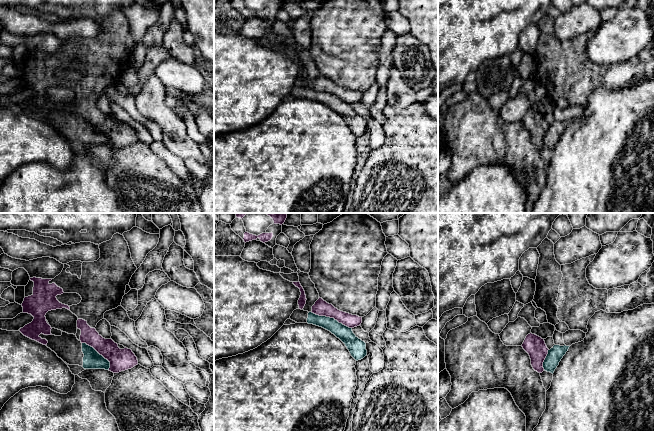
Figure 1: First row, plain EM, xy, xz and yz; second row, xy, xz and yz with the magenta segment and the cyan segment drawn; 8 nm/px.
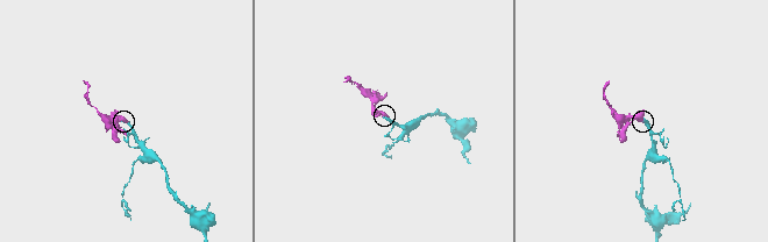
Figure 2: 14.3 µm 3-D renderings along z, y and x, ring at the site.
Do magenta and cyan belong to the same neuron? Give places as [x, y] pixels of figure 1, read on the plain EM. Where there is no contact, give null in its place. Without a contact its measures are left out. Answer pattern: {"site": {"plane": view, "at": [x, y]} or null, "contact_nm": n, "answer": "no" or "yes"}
{"site": {"plane": "xz", "at": [331, 93]}, "contact_nm": 360, "answer": "no"}

